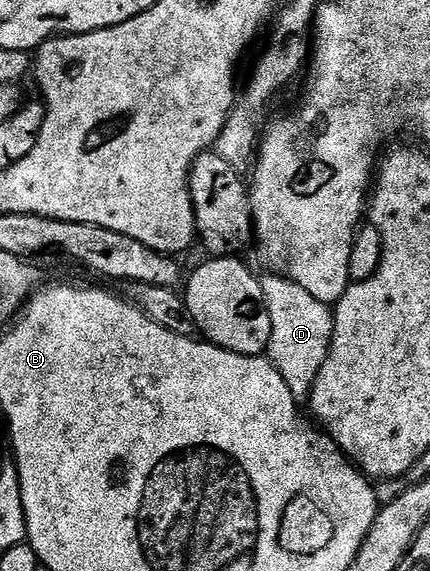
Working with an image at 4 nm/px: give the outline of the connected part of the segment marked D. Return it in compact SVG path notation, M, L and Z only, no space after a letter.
M266 275L261 278L261 282L268 315L272 319L268 359L276 367L276 371L280 371L280 379L288 383L288 391L292 391L296 399L309 398L316 383L316 375L320 375L320 367L324 367L324 359L332 343L334 314L331 306L308 295L304 287L289 281L287 277Z

